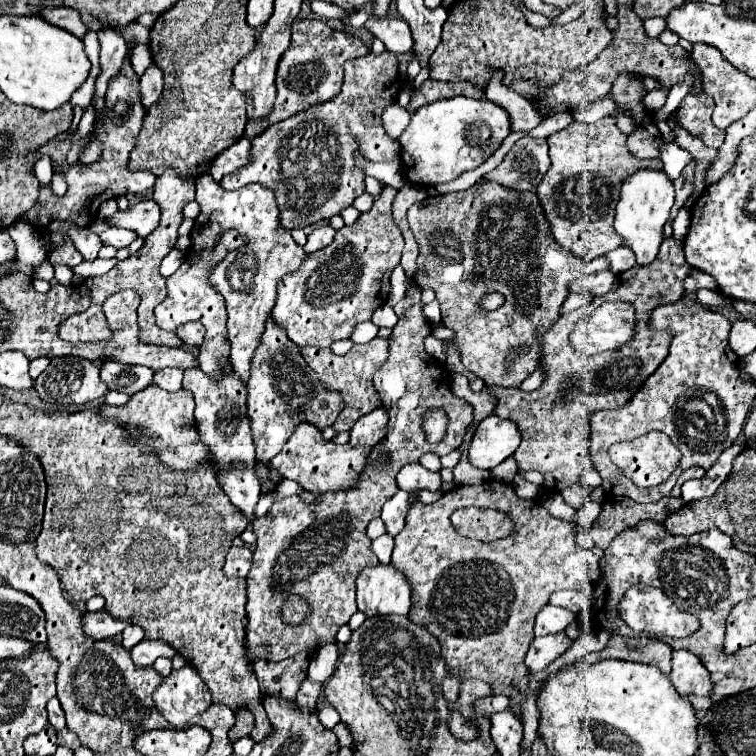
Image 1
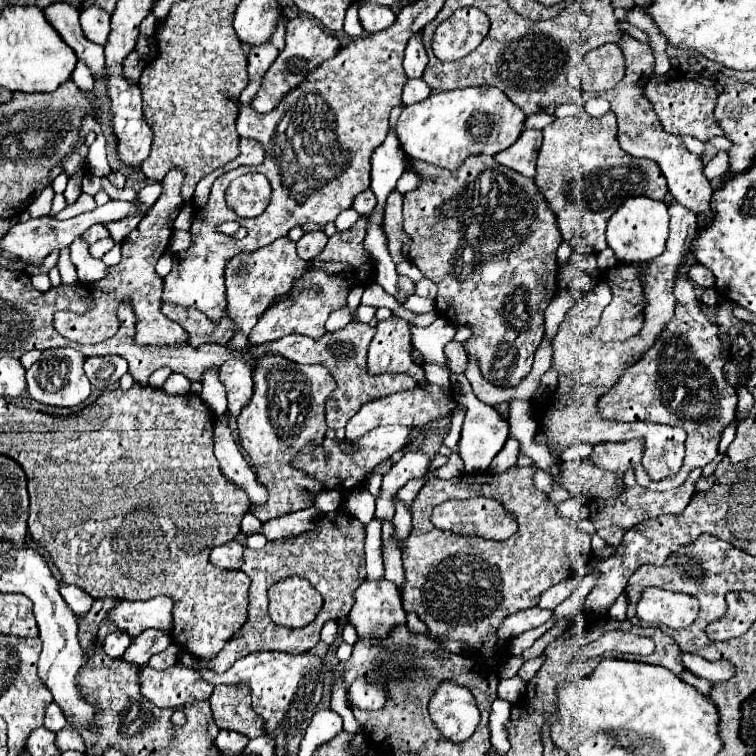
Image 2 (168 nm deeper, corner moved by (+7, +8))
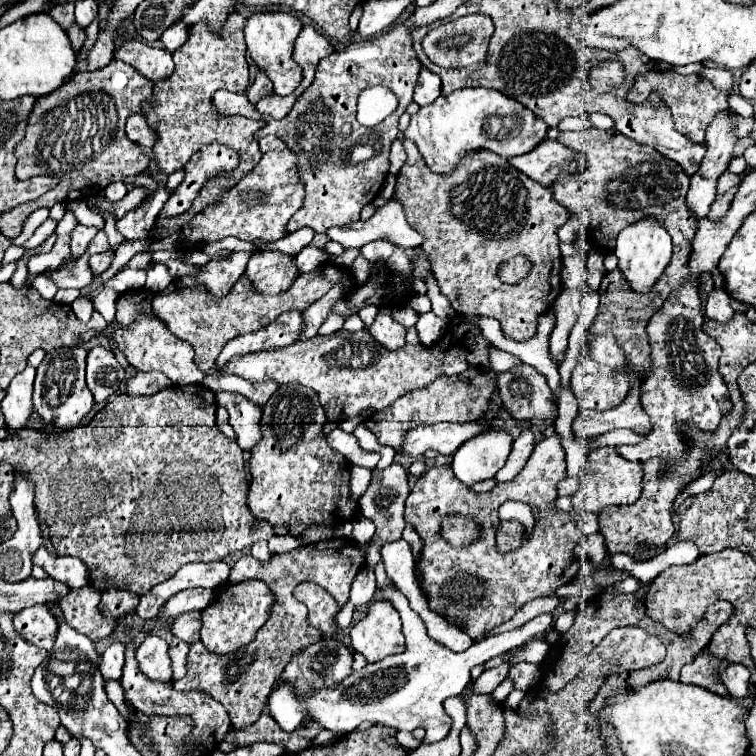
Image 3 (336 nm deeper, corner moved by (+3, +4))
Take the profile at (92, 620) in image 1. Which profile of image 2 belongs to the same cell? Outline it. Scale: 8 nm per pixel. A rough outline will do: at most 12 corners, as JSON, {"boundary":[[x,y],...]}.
{"boundary":[[170,596],[120,600],[110,620],[132,638],[172,632]]}

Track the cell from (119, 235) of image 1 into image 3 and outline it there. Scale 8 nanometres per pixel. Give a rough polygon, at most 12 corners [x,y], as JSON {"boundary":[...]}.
{"boundary":[[78,224],[72,232],[72,254],[84,256],[96,228]]}

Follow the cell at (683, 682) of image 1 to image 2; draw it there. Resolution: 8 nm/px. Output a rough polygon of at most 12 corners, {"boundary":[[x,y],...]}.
{"boundary":[[682,656],[684,668],[712,684],[728,682],[736,670],[728,660]]}

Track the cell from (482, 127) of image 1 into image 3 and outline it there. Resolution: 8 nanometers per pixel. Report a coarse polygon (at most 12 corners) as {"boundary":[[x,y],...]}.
{"boundary":[[490,88],[420,108],[404,132],[436,174],[474,150],[530,152],[548,124]]}

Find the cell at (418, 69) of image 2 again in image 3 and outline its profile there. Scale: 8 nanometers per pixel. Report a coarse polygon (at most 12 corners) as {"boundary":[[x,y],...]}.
{"boundary":[[422,66],[414,102],[432,104],[440,94],[440,78]]}

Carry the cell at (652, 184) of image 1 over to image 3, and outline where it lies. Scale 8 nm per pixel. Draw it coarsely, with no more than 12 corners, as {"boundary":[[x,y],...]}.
{"boundary":[[654,216],[620,230],[614,254],[644,294],[670,262],[672,240]]}

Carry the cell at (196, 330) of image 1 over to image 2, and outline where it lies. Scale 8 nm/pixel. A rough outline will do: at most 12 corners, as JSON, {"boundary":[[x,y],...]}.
{"boundary":[[162,302],[162,314],[190,334],[190,346],[226,344],[236,326],[200,310]]}

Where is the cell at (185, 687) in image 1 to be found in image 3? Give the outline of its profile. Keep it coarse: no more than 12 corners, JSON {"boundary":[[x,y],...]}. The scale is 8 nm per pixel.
{"boundary":[[126,642],[122,688],[144,714],[194,718],[194,736],[212,750],[230,729],[223,706],[202,690],[178,692],[146,678]]}

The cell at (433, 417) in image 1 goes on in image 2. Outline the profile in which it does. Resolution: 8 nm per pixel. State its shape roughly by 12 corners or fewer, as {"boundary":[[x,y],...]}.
{"boundary":[[436,386],[364,404],[348,422],[356,440],[376,426],[432,424],[456,402]]}

